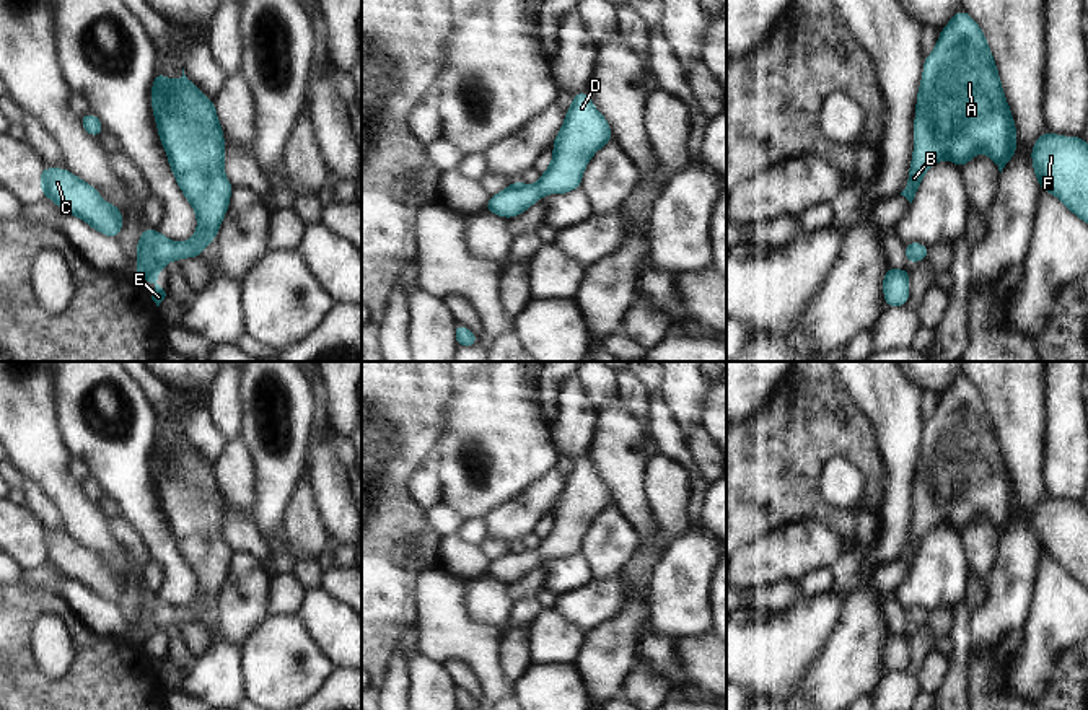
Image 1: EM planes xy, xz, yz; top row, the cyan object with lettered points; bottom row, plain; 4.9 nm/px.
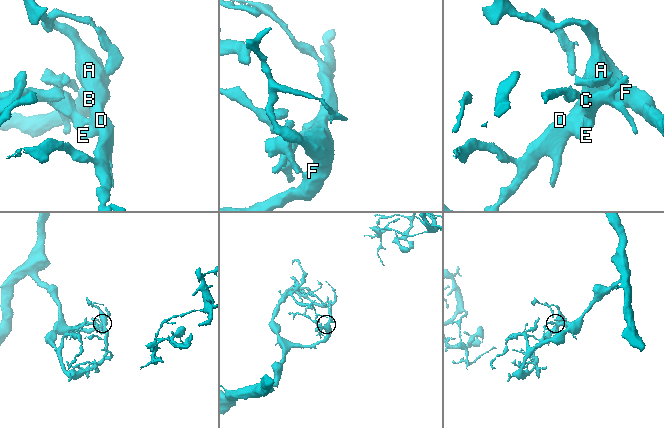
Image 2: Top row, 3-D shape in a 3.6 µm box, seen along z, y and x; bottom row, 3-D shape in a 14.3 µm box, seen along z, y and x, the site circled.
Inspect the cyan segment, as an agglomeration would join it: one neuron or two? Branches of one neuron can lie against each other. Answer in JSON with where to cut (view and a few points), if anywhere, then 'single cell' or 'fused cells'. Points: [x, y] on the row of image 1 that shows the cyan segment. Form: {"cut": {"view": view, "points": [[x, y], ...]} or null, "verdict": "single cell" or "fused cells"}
{"cut": null, "verdict": "single cell"}

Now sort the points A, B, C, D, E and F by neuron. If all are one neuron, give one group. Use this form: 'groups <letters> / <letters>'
groups A B C D E F

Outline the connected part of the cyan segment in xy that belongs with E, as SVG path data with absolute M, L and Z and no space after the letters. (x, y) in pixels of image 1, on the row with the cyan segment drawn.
M184 68L176 83L163 73L155 73L151 107L168 163L195 210L199 226L195 234L181 244L158 230L142 231L137 243L137 275L155 283L151 300L160 306L166 296L156 283L160 270L169 261L202 257L202 249L217 239L233 186L223 173L225 140L213 99L195 88Z

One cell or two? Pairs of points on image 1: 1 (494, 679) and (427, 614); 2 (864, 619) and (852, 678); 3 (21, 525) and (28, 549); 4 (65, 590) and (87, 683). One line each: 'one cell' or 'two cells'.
1: one cell
2: one cell
3: one cell
4: two cells

